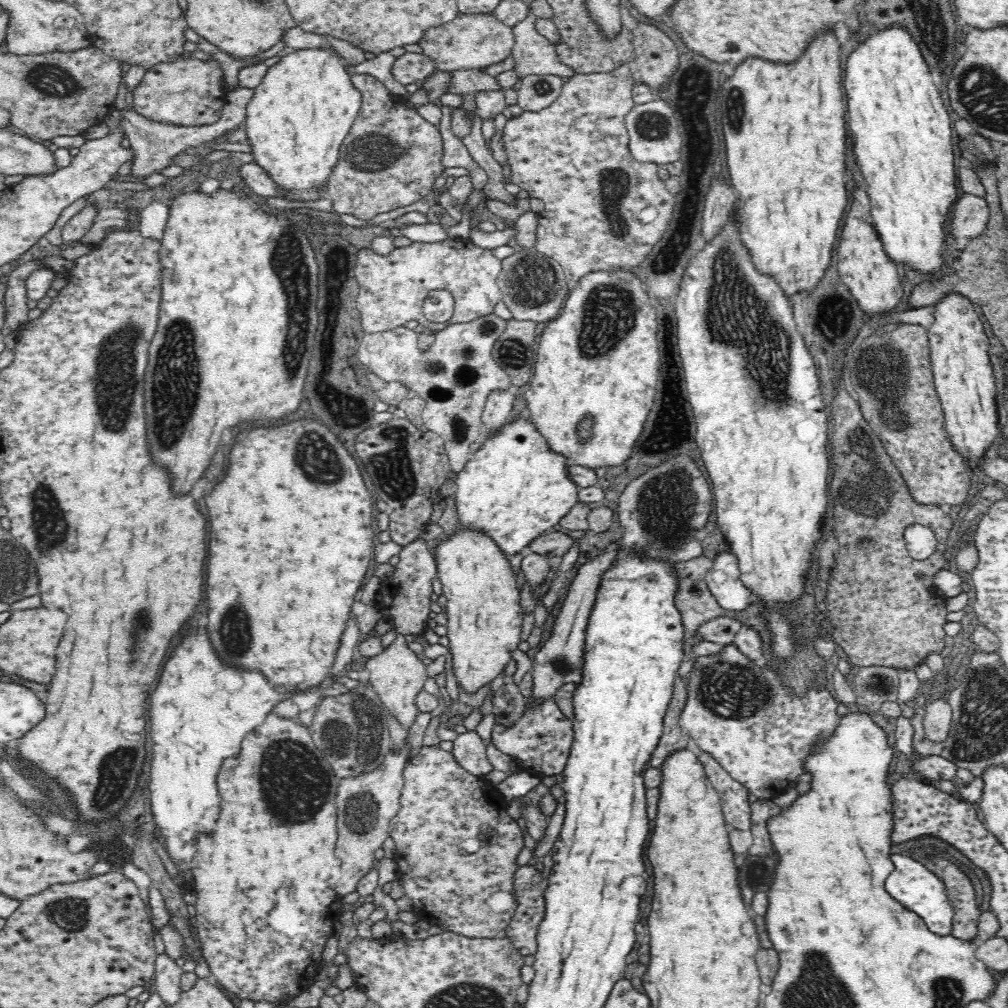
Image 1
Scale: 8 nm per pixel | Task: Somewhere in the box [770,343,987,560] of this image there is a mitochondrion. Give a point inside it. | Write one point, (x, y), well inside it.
(868, 491)

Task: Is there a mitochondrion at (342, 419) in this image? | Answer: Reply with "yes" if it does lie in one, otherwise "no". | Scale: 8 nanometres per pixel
yes

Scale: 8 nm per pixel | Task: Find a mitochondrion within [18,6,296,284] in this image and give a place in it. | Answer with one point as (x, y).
(50, 79)

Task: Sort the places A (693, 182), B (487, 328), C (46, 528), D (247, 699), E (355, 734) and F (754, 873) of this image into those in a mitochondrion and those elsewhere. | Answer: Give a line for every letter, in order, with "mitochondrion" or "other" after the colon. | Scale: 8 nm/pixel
A: other
B: mitochondrion
C: mitochondrion
D: other
E: mitochondrion
F: mitochondrion

